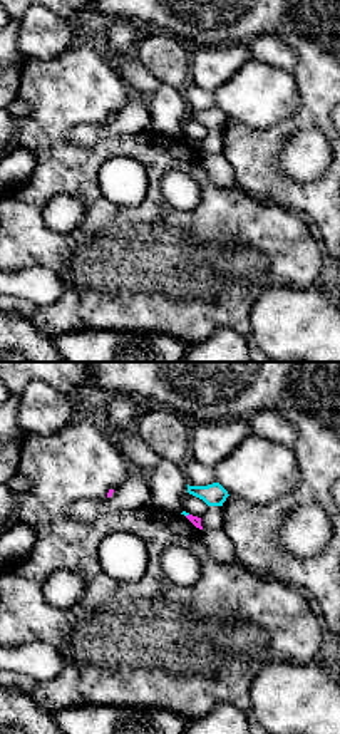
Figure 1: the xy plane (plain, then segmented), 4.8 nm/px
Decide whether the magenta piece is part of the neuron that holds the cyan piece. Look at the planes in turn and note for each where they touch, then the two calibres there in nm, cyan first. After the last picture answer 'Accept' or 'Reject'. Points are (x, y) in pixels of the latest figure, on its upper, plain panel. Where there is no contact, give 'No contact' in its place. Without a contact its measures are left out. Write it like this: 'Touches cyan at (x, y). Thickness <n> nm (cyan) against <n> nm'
No contact

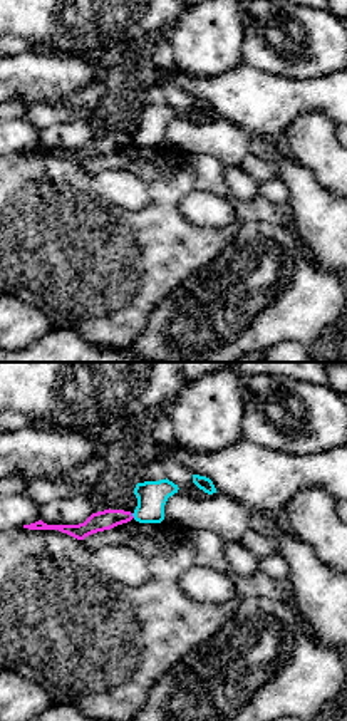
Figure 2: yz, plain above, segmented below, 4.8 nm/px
Touches cyan at (133, 140). Thickness 140 nm (cyan) against 100 nm

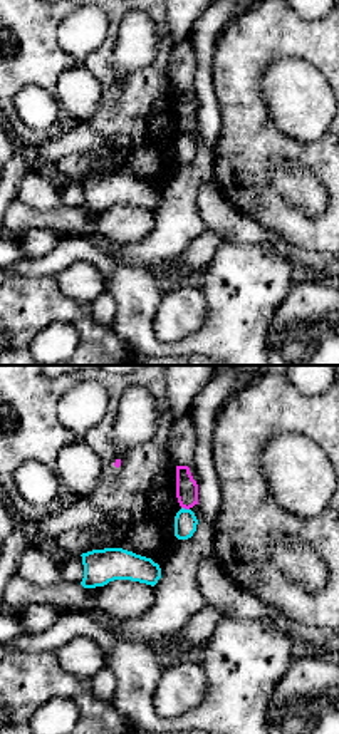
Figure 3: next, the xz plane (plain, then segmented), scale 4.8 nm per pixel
Touches cyan at (183, 133). Thickness 110 nm (cyan) against 110 nm

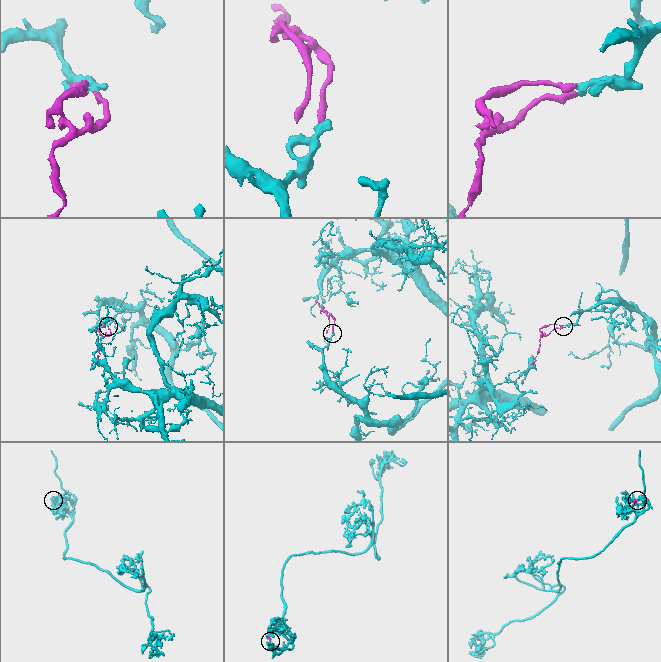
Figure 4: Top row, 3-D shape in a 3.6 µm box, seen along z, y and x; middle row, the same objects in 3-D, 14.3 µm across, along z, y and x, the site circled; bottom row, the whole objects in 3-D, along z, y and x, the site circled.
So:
Reject

